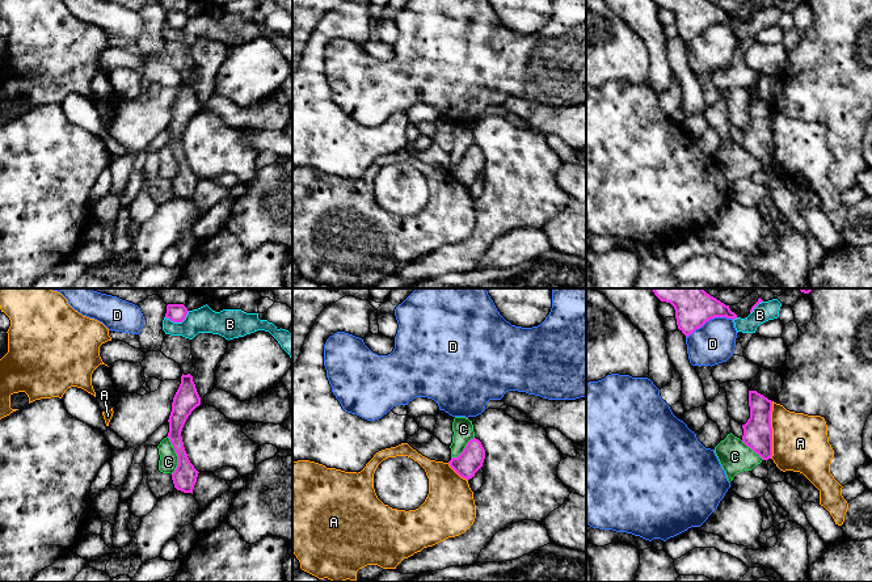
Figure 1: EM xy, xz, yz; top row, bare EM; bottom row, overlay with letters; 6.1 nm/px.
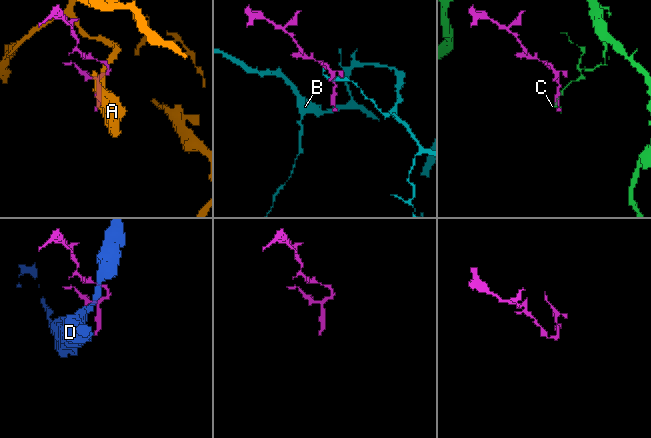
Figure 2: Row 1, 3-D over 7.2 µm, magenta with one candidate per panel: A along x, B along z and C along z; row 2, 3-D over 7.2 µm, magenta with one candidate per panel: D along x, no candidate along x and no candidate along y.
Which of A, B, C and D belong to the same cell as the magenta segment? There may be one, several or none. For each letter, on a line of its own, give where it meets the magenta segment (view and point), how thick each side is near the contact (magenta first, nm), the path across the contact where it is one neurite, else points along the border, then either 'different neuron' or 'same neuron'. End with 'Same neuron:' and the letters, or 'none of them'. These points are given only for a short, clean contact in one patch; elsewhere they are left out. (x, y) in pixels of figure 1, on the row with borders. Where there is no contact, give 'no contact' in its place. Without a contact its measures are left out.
A: meets magenta in yz at (771, 430); 180 nm thick on the magenta side, 340 nm on the other; different neuron
B: meets magenta in xy at (178, 321); 110 nm thick on the magenta side, 160 nm on the other; different neuron
C: meets magenta in xy at (177, 455); 150 nm thick on the magenta side, 120 nm on the other; different neuron
D: meets magenta in yz at (708, 320); 240 nm thick on the magenta side, 260 nm on the other; different neuron
Same neuron: none of them

